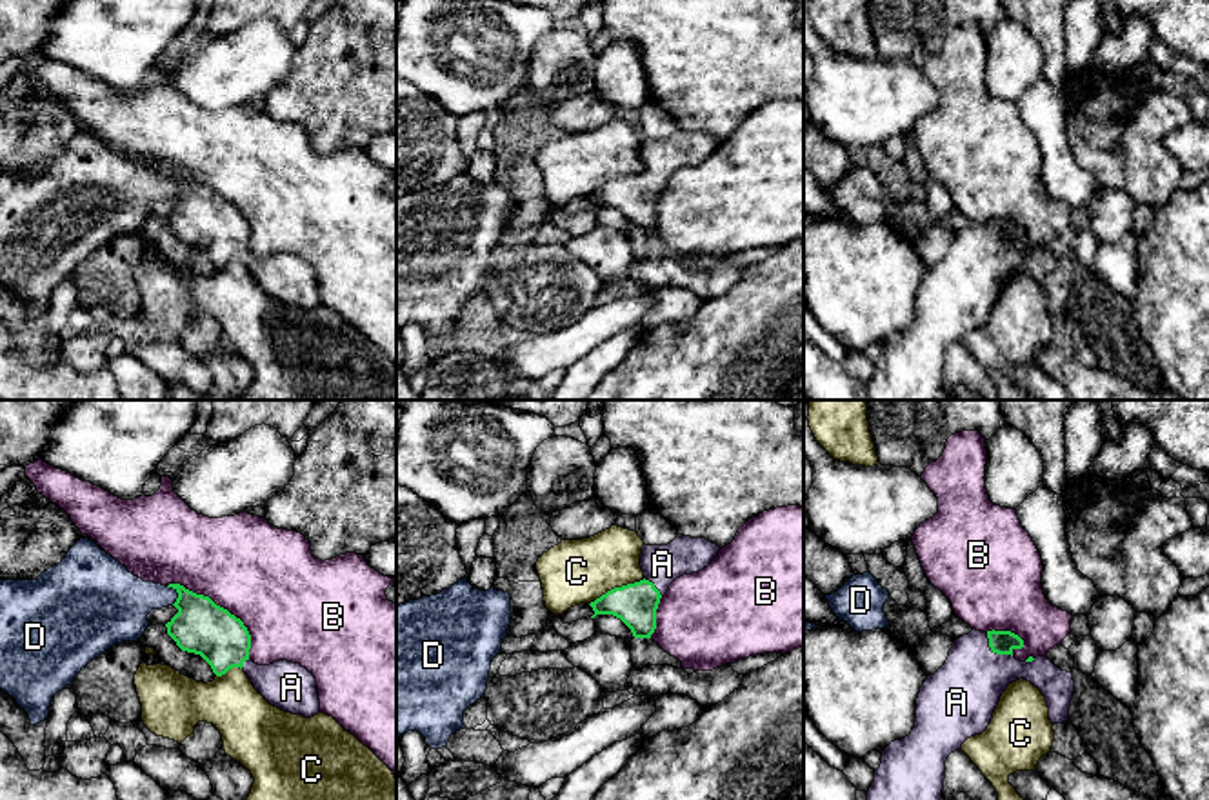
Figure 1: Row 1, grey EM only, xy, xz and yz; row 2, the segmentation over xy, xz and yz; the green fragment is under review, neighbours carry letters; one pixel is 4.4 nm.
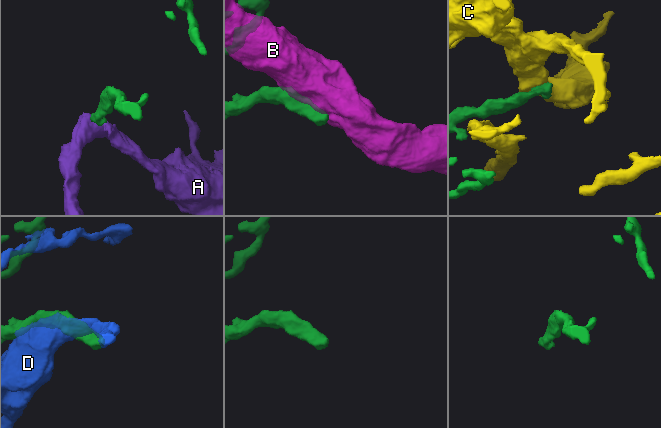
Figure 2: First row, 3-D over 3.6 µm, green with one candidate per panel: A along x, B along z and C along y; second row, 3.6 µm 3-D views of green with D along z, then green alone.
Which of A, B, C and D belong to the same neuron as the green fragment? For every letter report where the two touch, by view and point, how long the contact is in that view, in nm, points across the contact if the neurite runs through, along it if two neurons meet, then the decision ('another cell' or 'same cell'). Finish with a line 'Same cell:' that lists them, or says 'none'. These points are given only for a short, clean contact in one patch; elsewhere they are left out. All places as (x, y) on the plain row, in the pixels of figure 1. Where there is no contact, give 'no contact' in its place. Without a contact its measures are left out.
A: contact yz (993, 244); length 160 nm; way yz (1002, 235), (993, 244), (960, 290); same cell
B: contact xy (222, 200); length 500 nm; another cell
C: contact xz (617, 180); length 280 nm; another cell
D: contact xy (177, 184); length 90 nm; another cell
Same cell: A

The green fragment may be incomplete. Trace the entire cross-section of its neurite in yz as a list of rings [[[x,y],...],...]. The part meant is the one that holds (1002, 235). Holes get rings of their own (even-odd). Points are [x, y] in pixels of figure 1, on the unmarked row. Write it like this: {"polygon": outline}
{"polygon": [[[973,222],[954,233],[945,256],[920,280],[911,327],[891,335],[882,344],[882,356],[867,384],[869,400],[934,400],[942,391],[947,349],[962,342],[967,331],[987,322],[1002,285],[1020,271],[1042,284],[1051,316],[1069,315],[1073,265],[1062,264],[1047,249],[1016,253],[1013,244],[1022,240],[1024,233],[1018,227],[994,222],[987,225]]]}

